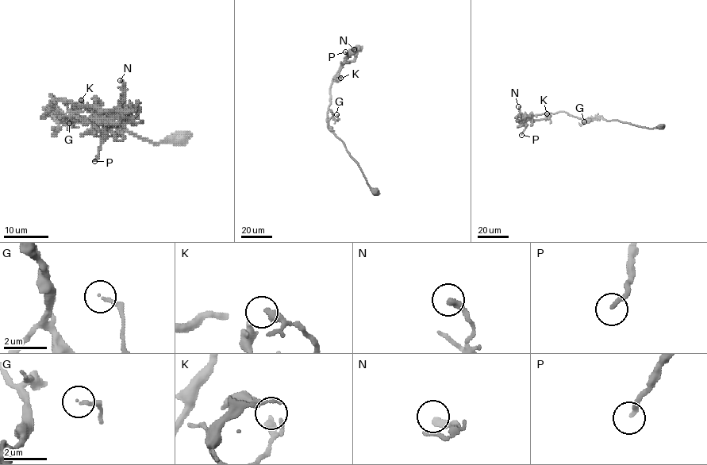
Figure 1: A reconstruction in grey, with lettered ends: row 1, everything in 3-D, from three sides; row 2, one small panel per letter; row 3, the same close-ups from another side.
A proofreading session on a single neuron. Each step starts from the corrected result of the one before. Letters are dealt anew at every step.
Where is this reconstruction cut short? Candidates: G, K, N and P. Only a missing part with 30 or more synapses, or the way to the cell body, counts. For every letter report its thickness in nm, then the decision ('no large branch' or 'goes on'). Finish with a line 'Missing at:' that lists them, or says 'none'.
G: 120 nm | no large branch
K: 360 nm | no large branch
N: 280 nm | no large branch
P: 220 nm | no large branch
Missing at: none

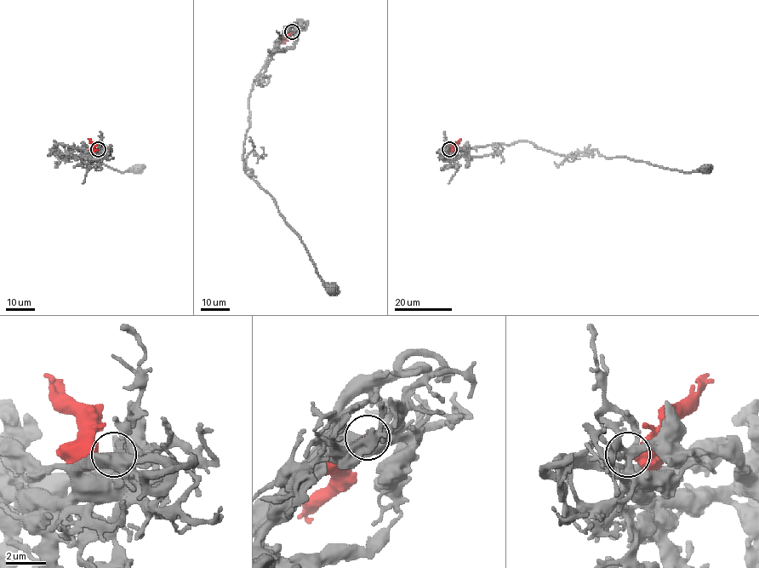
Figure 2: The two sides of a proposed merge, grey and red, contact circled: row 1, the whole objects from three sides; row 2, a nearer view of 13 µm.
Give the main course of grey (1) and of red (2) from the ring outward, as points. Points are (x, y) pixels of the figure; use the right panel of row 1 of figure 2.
1: (449, 150), (462, 156), (471, 147), (532, 142), (561, 155), (596, 149), (605, 157), (682, 172), (707, 168)
2: (449, 150), (461, 139)

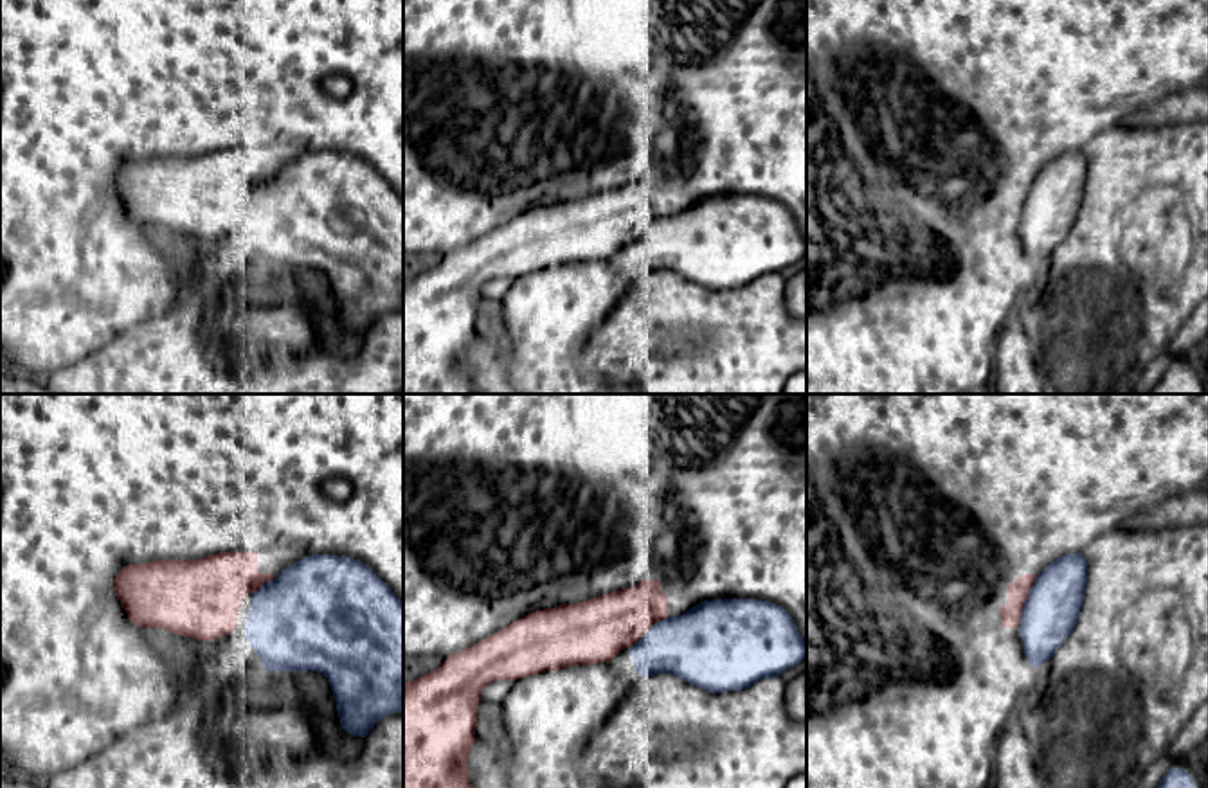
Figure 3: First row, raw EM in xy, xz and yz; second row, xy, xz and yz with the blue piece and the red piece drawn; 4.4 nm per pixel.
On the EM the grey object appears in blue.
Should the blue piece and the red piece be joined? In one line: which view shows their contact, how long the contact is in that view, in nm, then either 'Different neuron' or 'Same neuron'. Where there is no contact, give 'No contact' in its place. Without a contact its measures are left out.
Touches blue in yz. Shared border 140 nm. Same neuron

